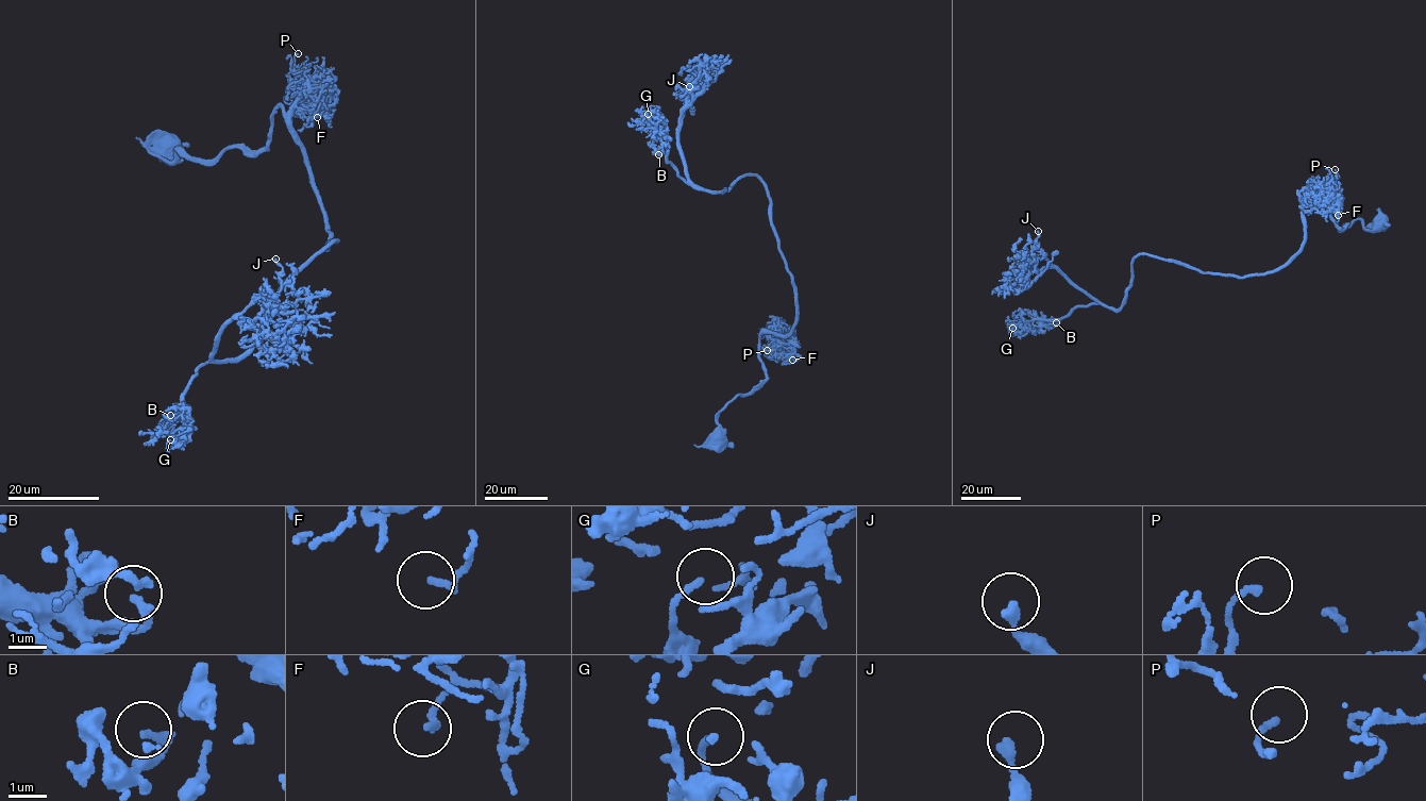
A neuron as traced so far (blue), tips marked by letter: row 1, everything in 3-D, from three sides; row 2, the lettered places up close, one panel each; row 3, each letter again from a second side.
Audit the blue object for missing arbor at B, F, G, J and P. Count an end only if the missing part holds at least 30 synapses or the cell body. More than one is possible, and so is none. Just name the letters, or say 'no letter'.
no letter

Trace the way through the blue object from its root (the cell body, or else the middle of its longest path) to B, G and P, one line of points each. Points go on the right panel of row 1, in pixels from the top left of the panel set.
B: (1379, 224), (1341, 230), (1310, 197), (1303, 245), (1276, 269), (1141, 253), (1120, 307), (1035, 318), (1056, 322)
G: (1379, 224), (1341, 230), (1310, 197), (1303, 245), (1276, 269), (1141, 253), (1120, 307), (1012, 328)
P: (1379, 224), (1365, 229), (1359, 219), (1354, 219), (1341, 230), (1321, 199), (1304, 200), (1338, 185), (1335, 169)

